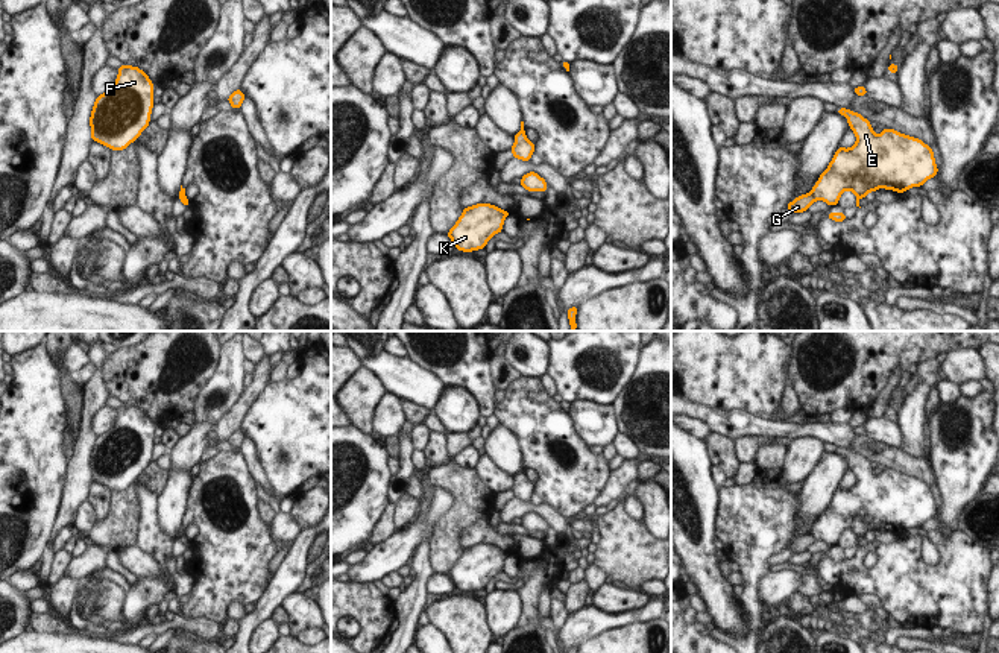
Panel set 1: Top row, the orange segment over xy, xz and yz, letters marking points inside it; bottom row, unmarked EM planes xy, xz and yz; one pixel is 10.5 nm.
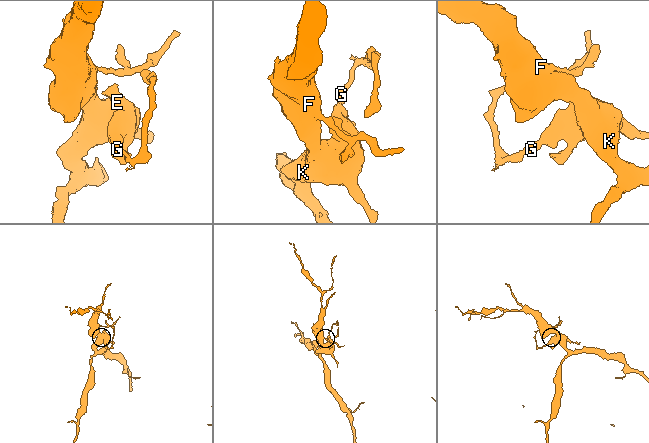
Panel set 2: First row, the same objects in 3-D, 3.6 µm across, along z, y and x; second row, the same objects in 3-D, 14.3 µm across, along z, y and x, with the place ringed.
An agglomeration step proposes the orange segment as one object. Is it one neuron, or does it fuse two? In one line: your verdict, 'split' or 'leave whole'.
split

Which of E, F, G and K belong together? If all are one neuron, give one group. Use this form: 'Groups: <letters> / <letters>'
Groups: E F K / G

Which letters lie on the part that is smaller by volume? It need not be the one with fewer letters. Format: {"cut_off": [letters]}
{"cut_off": ["G"]}

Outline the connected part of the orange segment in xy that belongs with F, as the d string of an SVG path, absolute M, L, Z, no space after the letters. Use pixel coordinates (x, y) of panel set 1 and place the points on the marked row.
M123 64L115 84L97 96L91 138L111 150L124 150L149 126L155 85L138 67Z

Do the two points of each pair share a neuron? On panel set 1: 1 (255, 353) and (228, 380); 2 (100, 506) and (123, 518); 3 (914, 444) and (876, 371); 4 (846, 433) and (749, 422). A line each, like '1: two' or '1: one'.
1: two
2: two
3: two
4: one

